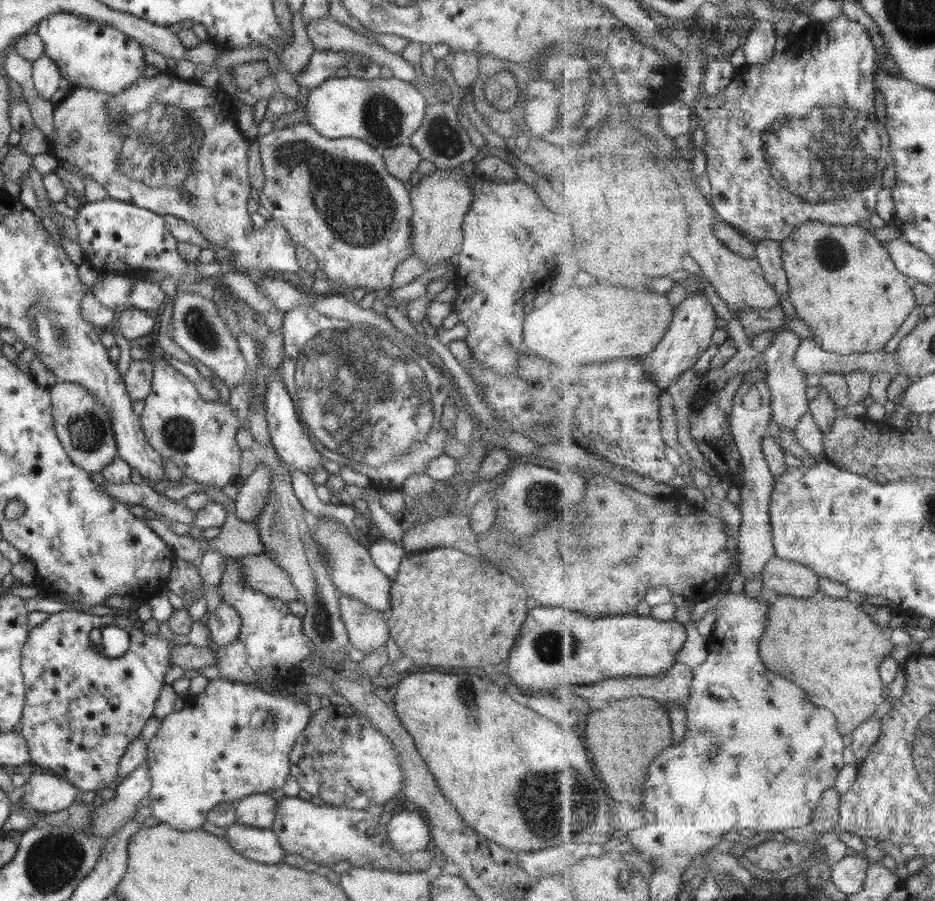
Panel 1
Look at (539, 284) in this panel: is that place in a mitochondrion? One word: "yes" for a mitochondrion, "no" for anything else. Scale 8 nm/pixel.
no

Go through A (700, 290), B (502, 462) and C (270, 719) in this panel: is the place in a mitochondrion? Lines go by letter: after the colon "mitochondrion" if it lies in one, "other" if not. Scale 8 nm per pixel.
A: other
B: other
C: mitochondrion

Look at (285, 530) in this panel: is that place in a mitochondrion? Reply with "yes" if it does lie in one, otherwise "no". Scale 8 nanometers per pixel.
yes

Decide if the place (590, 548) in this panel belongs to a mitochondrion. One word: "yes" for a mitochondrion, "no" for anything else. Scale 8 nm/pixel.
yes

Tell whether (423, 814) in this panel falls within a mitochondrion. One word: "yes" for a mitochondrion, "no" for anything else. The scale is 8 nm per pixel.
no

